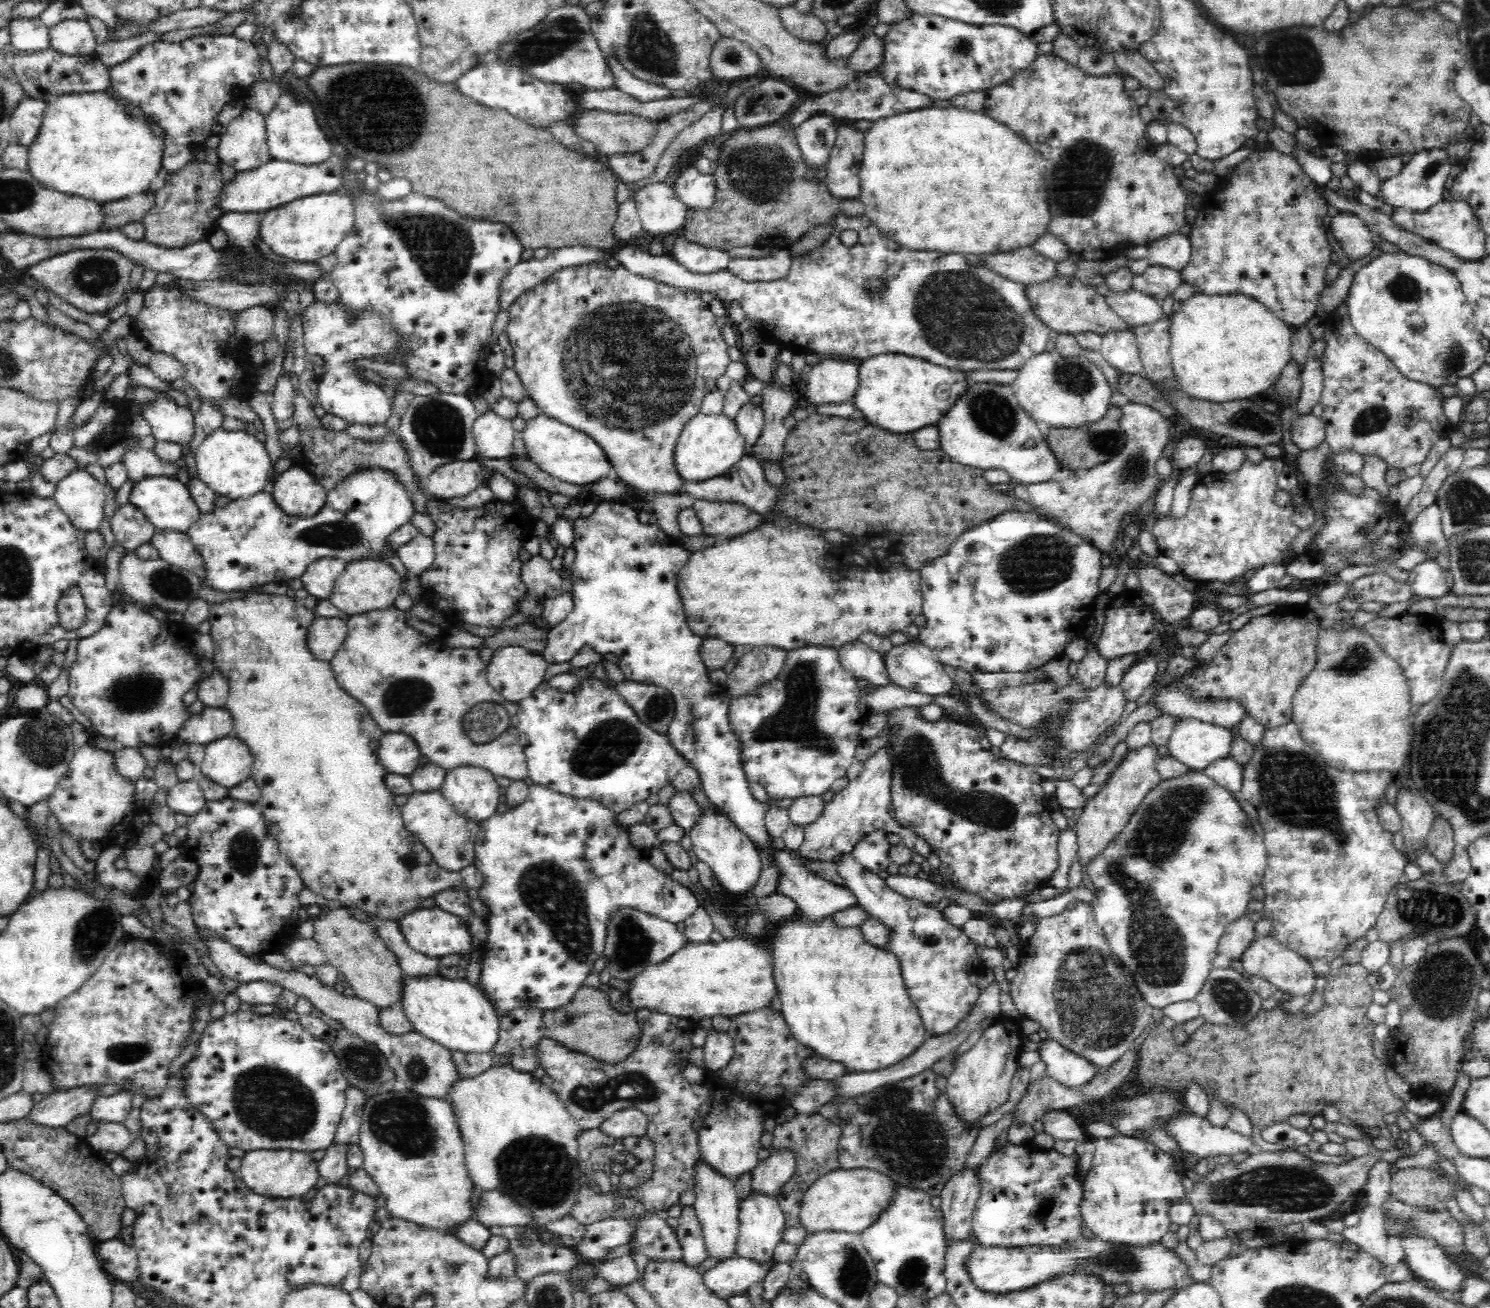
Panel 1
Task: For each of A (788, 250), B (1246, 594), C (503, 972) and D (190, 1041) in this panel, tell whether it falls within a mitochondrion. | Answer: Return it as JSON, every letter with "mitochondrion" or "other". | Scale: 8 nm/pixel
{"A":"other","B":"other","C":"other","D":"other"}

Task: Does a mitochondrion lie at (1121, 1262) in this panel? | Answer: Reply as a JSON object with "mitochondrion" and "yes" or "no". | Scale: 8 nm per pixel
{"mitochondrion":"yes"}

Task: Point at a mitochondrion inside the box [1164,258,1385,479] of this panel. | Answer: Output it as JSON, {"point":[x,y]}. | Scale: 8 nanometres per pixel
{"point":[1250,425]}

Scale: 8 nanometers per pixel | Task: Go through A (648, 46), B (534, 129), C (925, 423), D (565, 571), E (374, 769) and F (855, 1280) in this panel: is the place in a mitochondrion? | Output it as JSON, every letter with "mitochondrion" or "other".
{"A":"mitochondrion","B":"other","C":"other","D":"other","E":"other","F":"mitochondrion"}

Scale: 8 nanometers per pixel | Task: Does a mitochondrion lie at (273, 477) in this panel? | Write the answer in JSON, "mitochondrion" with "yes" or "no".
{"mitochondrion":"no"}

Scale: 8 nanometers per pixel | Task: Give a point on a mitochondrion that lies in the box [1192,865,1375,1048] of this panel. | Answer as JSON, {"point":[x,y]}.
{"point":[1226,993]}

